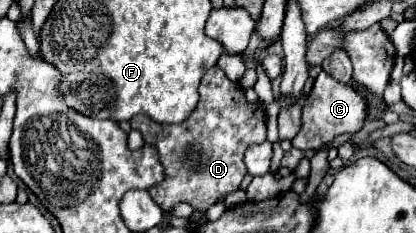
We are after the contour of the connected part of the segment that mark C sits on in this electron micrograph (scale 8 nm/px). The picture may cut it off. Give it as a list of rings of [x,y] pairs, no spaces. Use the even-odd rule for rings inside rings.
[[[320,73],[314,81],[314,87],[310,95],[306,97],[306,103],[302,105],[302,129],[300,133],[292,139],[292,147],[296,149],[320,149],[320,145],[330,143],[336,135],[354,135],[362,129],[366,119],[366,103],[362,95],[352,89],[350,85],[344,85],[330,77],[328,73]]]

